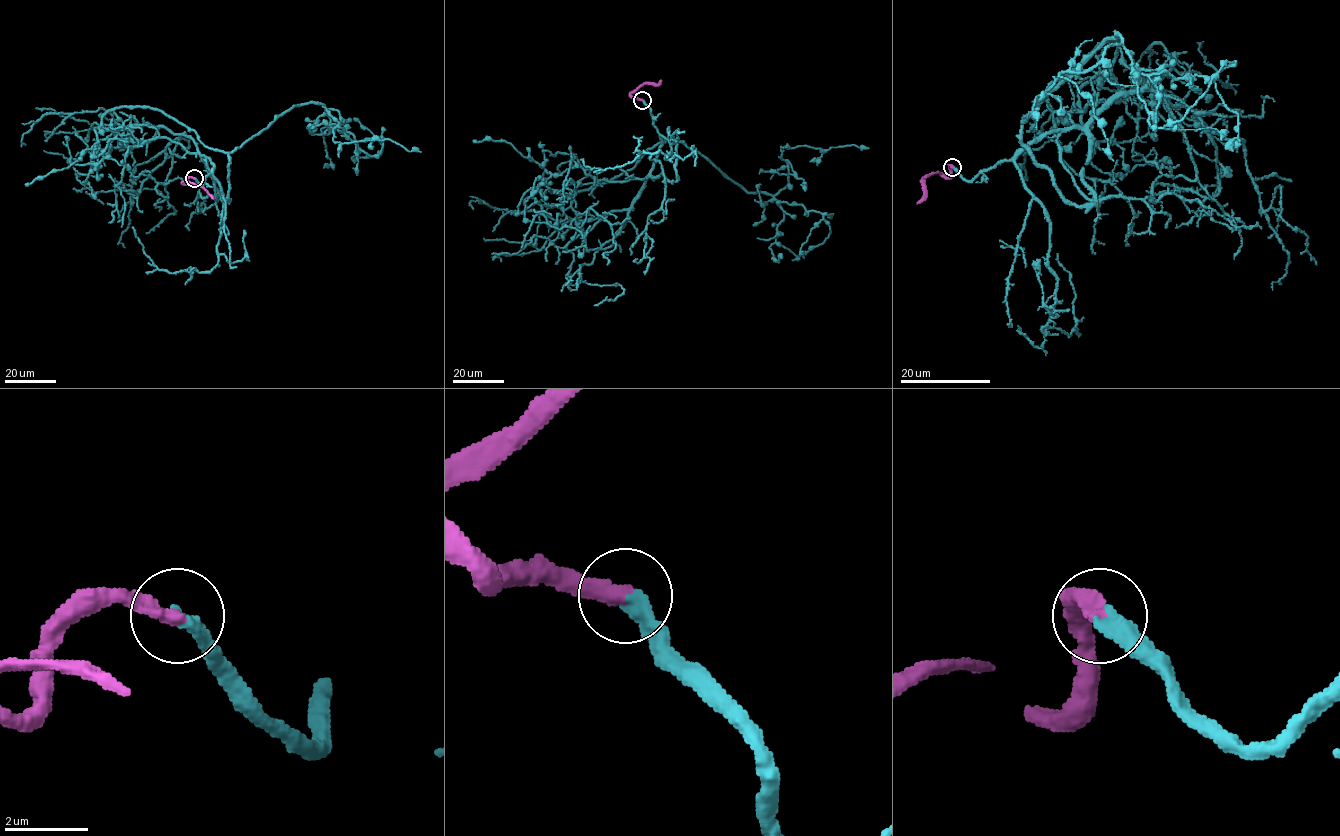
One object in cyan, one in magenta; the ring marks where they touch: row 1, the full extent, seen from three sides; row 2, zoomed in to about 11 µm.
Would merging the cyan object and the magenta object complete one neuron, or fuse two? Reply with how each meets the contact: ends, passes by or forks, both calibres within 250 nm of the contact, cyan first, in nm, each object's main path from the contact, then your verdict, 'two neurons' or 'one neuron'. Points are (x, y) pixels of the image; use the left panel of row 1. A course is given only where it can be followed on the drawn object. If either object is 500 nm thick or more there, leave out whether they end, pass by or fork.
cyan ends; magenta ends; calibres 380 and 360 nm; course cyan (194, 179), (206, 156), (101, 118), (155, 109), (229, 152), (318, 103), (339, 112), (334, 142), (421, 152); course magenta (194, 178), (189, 177), (184, 184), (182, 182), (189, 181), (201, 186), (213, 199); one neuron

